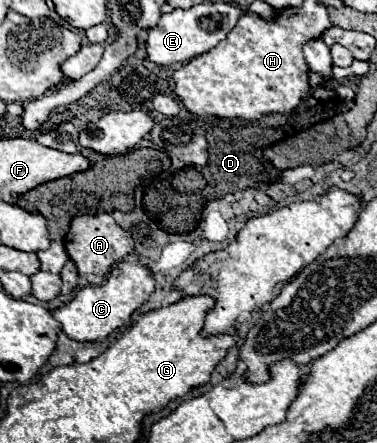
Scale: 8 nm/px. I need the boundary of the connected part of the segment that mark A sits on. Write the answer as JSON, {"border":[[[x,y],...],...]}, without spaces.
{"border":[[[106,212],[96,216],[78,216],[72,220],[72,226],[64,238],[64,248],[70,256],[70,260],[78,268],[78,276],[86,280],[88,284],[102,284],[110,268],[118,262],[122,262],[130,252],[134,252],[134,240],[132,236],[122,230],[114,218]]]}

